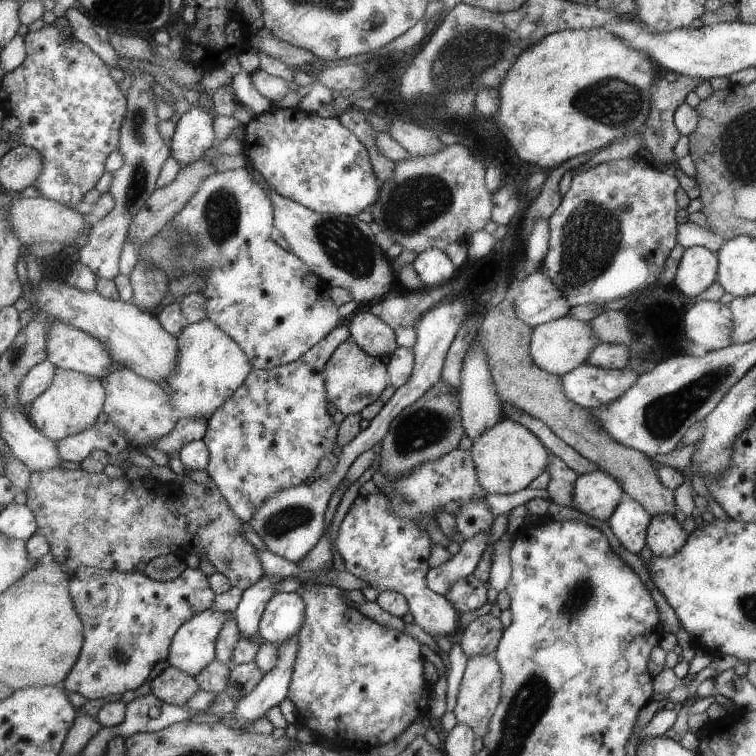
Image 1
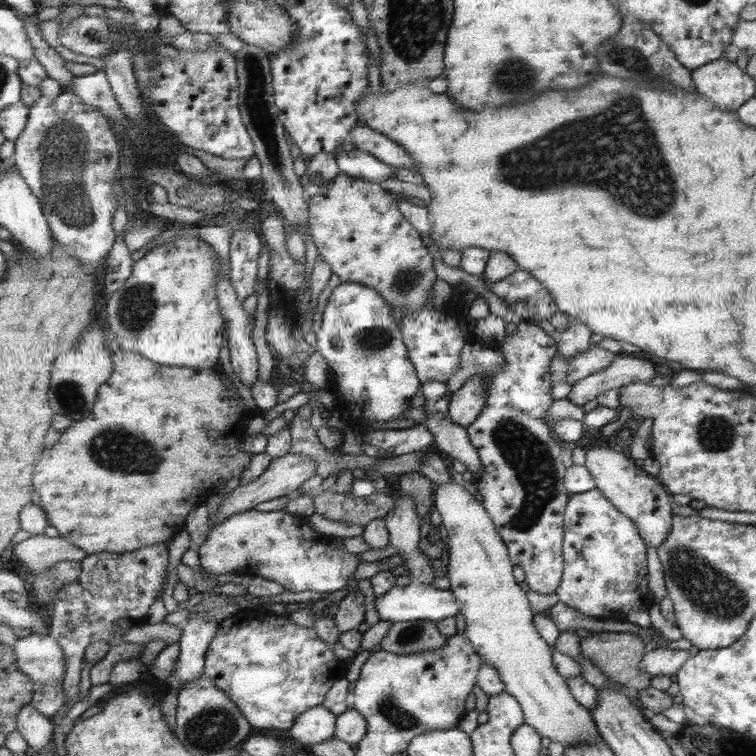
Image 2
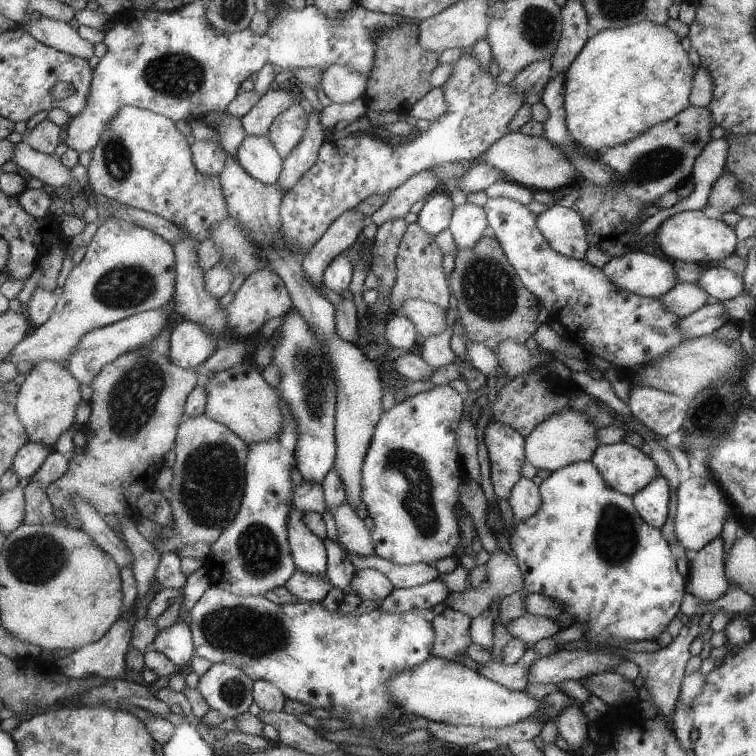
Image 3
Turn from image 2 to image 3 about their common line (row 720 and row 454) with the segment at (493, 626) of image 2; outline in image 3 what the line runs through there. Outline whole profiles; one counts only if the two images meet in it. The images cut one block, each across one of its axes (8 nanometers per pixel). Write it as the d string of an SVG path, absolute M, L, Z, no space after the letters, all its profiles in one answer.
M573 407L561 409L548 416L531 434L524 437L524 460L536 469L551 471L571 463L589 461L599 448L597 430L599 428L596 428L584 412Z

